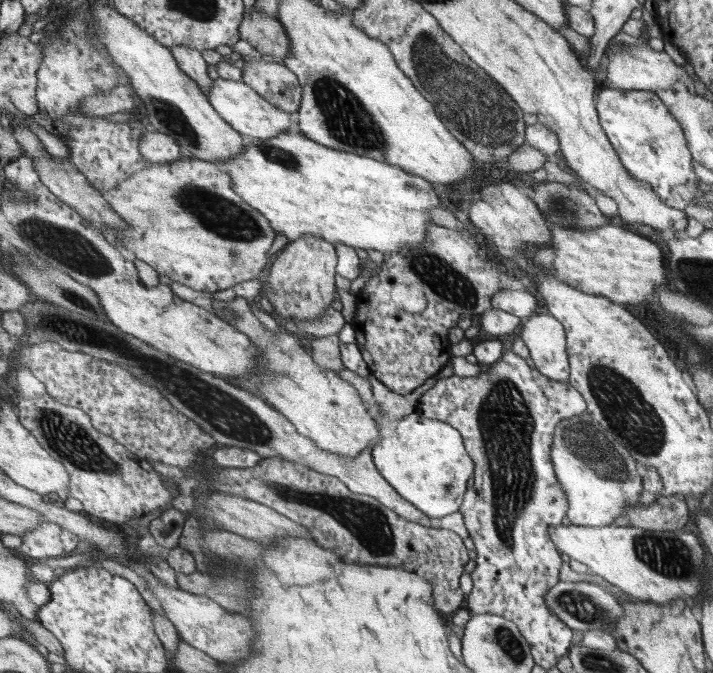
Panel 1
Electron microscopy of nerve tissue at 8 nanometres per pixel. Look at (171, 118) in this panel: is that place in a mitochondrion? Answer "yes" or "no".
yes

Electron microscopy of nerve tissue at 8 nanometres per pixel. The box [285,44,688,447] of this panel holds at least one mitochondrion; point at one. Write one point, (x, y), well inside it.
(348, 120)

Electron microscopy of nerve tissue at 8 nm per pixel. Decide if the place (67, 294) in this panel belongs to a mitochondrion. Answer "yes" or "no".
yes

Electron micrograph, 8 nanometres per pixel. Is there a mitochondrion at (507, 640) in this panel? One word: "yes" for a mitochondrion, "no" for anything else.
yes

